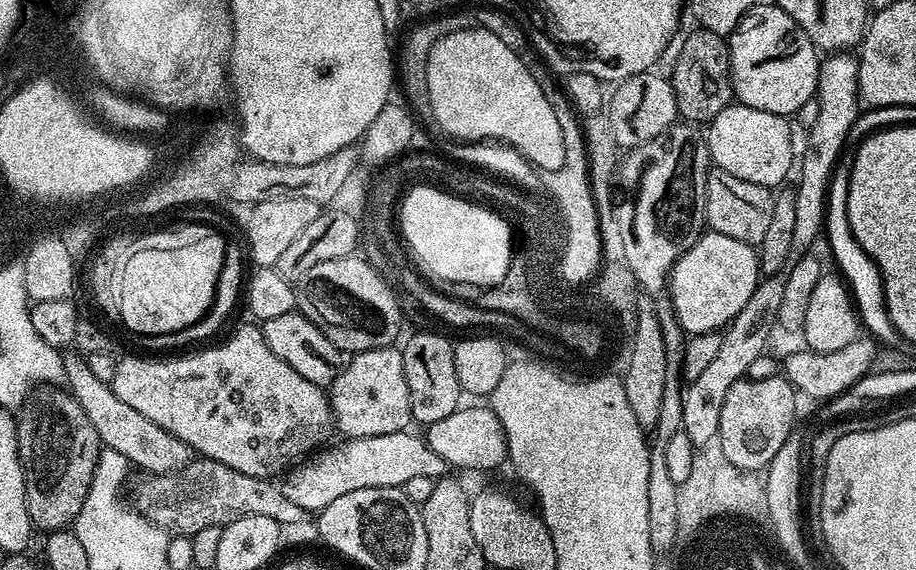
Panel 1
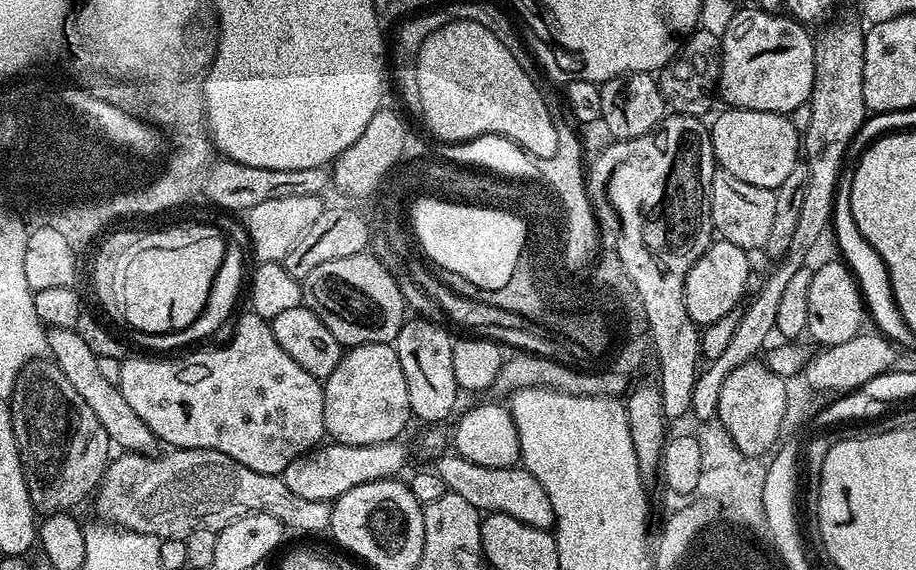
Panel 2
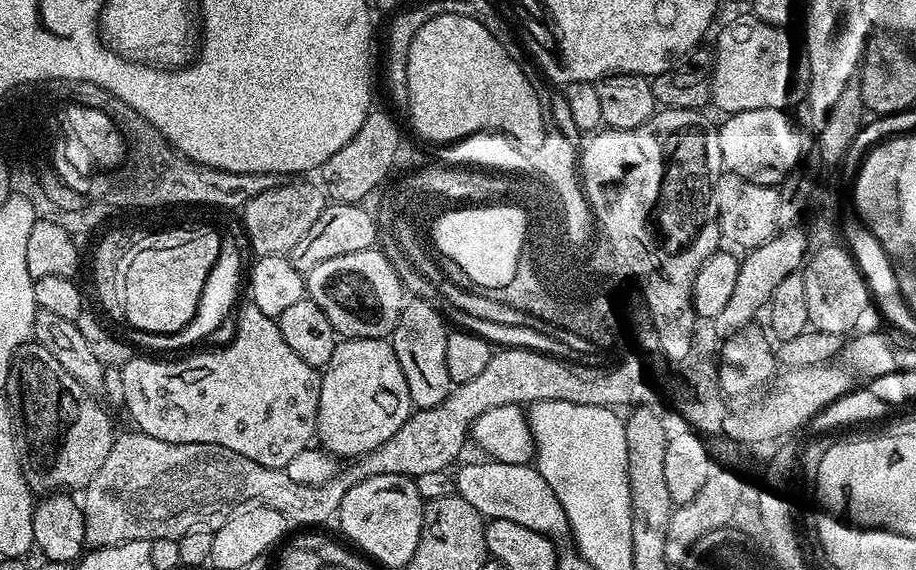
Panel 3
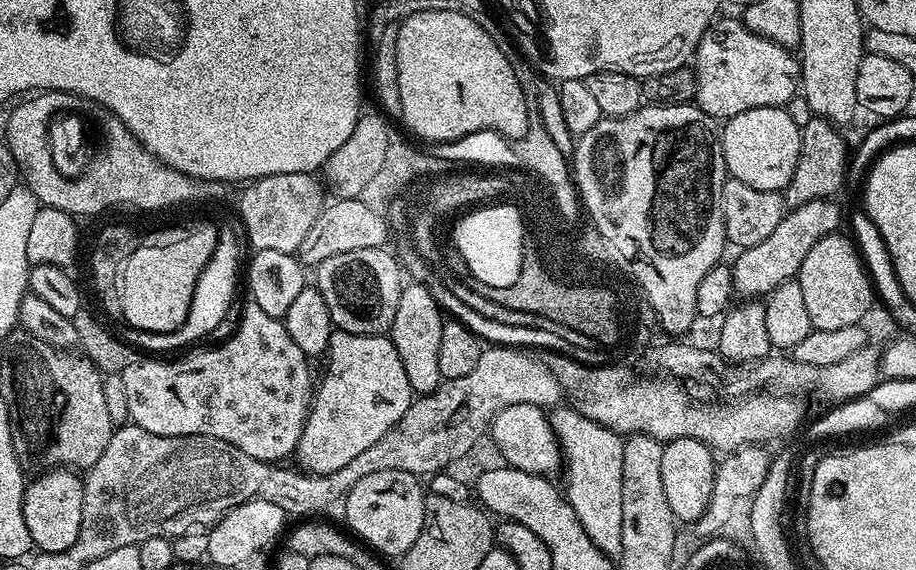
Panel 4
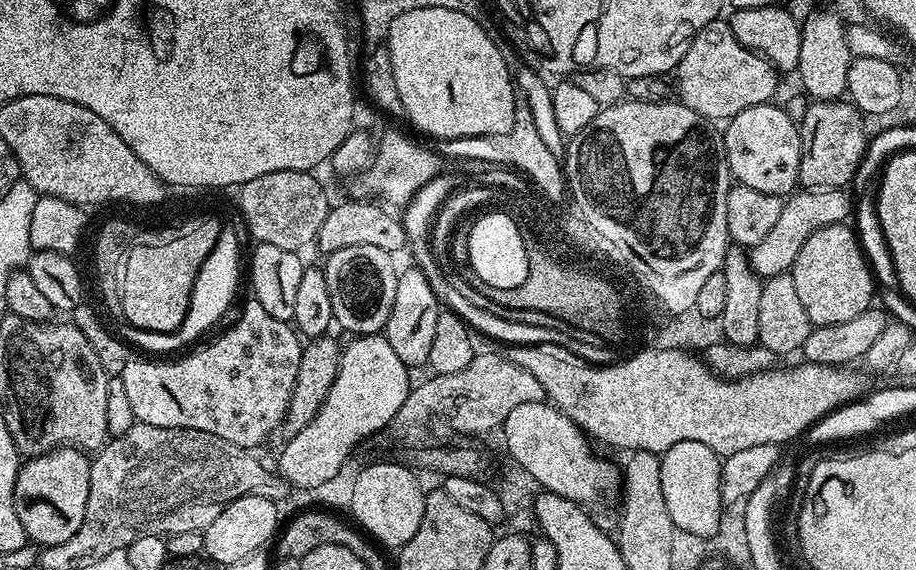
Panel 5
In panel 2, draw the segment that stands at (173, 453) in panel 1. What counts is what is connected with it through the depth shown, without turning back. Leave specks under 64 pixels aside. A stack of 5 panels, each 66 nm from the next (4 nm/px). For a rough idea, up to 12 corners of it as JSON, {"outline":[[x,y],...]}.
{"outline":[[48,328],[47,355],[124,452],[158,441],[106,382],[75,328]]}

